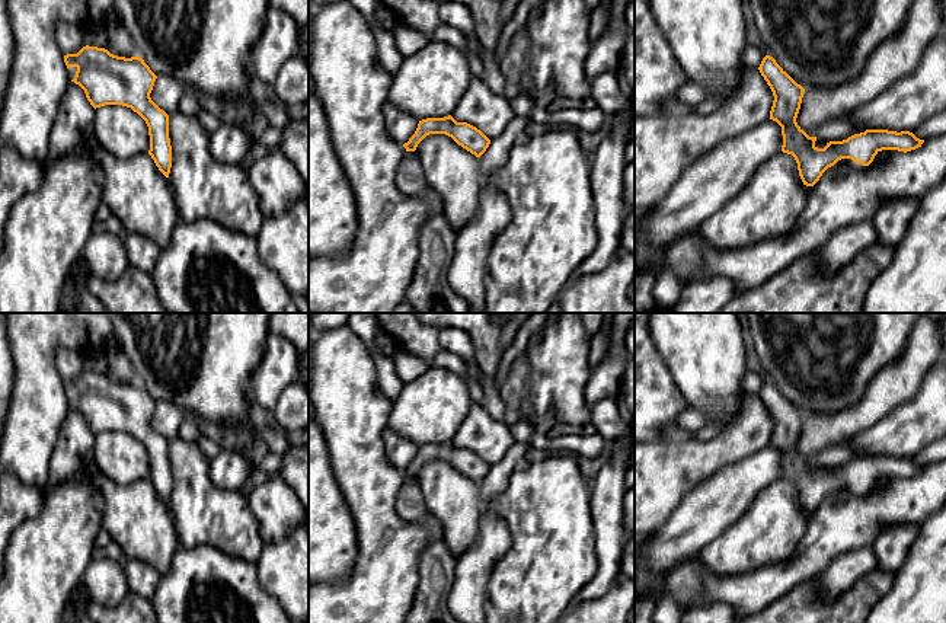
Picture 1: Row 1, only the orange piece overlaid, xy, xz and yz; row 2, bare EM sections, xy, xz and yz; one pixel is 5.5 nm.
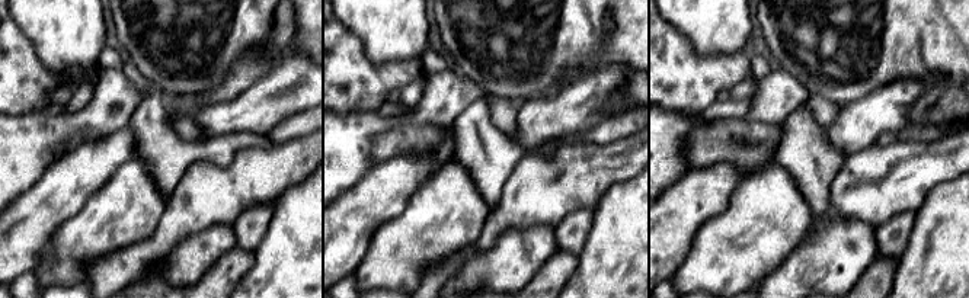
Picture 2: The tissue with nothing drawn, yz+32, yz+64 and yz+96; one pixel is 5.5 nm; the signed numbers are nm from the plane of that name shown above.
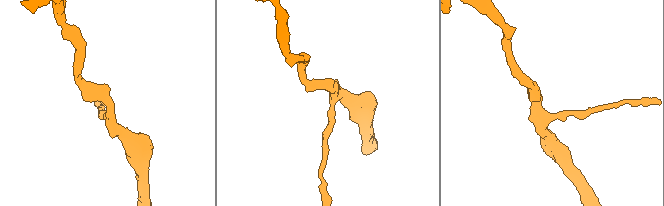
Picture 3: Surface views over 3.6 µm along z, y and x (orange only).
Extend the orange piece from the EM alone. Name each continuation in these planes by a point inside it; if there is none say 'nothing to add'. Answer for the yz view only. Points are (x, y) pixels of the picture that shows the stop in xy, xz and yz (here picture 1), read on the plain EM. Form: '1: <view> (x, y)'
nothing to add

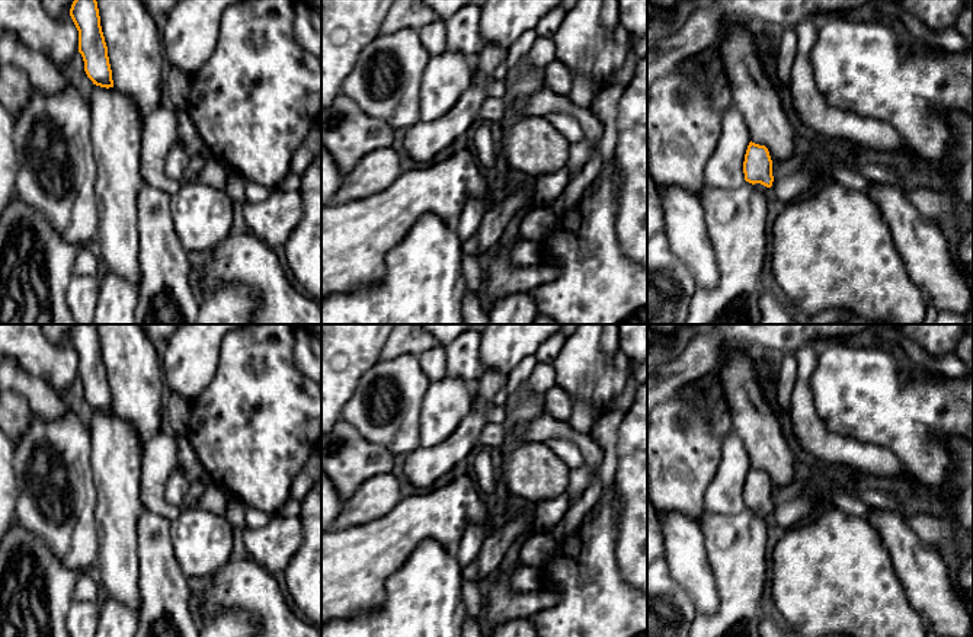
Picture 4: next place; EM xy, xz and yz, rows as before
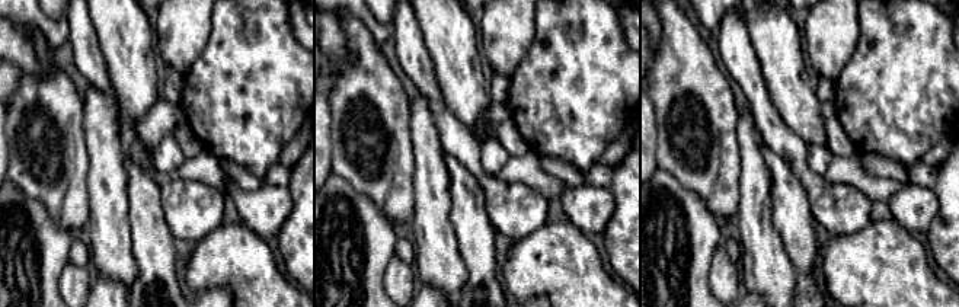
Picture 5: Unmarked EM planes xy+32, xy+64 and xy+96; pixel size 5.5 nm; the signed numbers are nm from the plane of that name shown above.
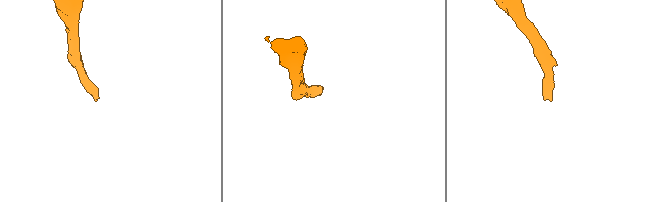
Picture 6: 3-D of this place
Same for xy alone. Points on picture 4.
nothing to add

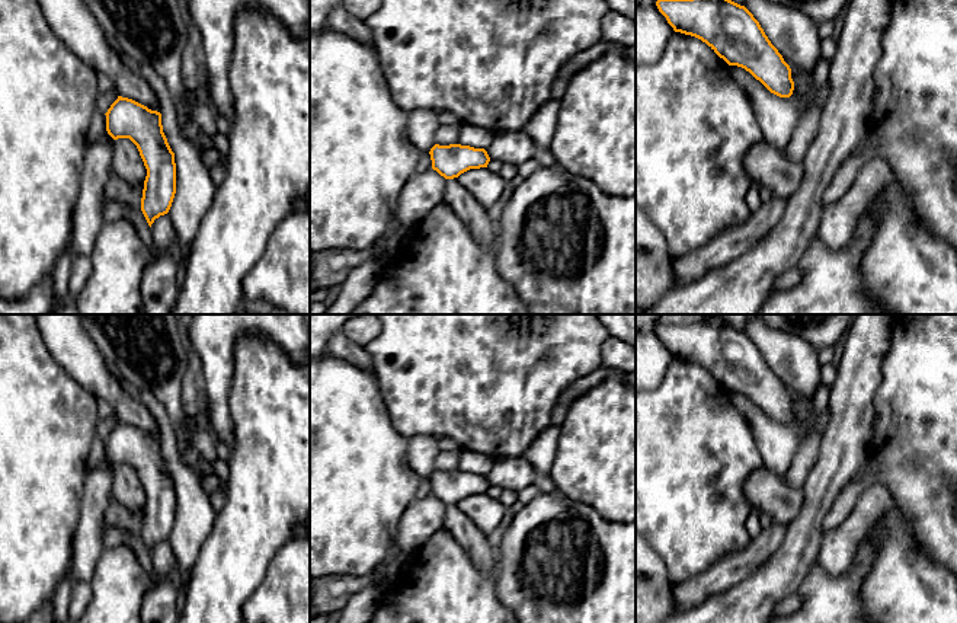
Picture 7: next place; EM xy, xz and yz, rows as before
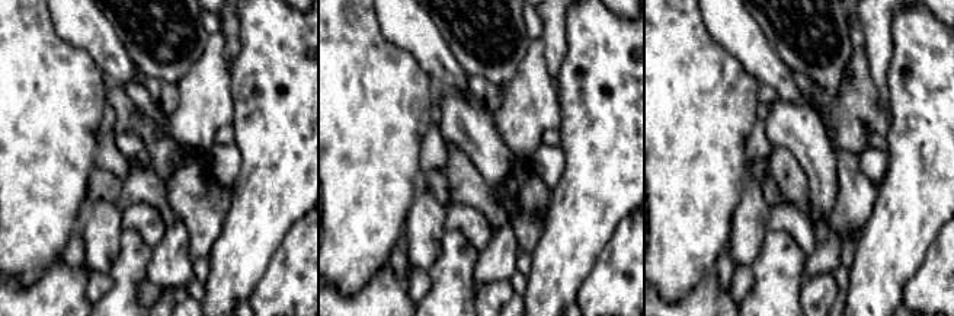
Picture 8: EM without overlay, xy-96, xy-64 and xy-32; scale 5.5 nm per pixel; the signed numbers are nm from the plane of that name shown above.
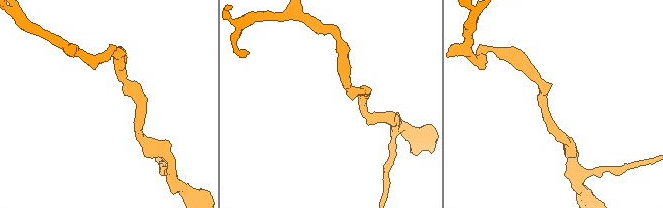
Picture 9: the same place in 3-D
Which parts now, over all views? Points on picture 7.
nothing to add

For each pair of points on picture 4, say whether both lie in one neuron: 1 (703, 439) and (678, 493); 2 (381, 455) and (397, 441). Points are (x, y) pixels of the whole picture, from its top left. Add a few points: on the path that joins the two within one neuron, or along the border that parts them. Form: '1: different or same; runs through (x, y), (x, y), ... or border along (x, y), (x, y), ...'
1: same; runs through (697, 453), (679, 470), (678, 480)
2: different; border along (358, 431), (364, 438), (383, 445), (393, 455)

